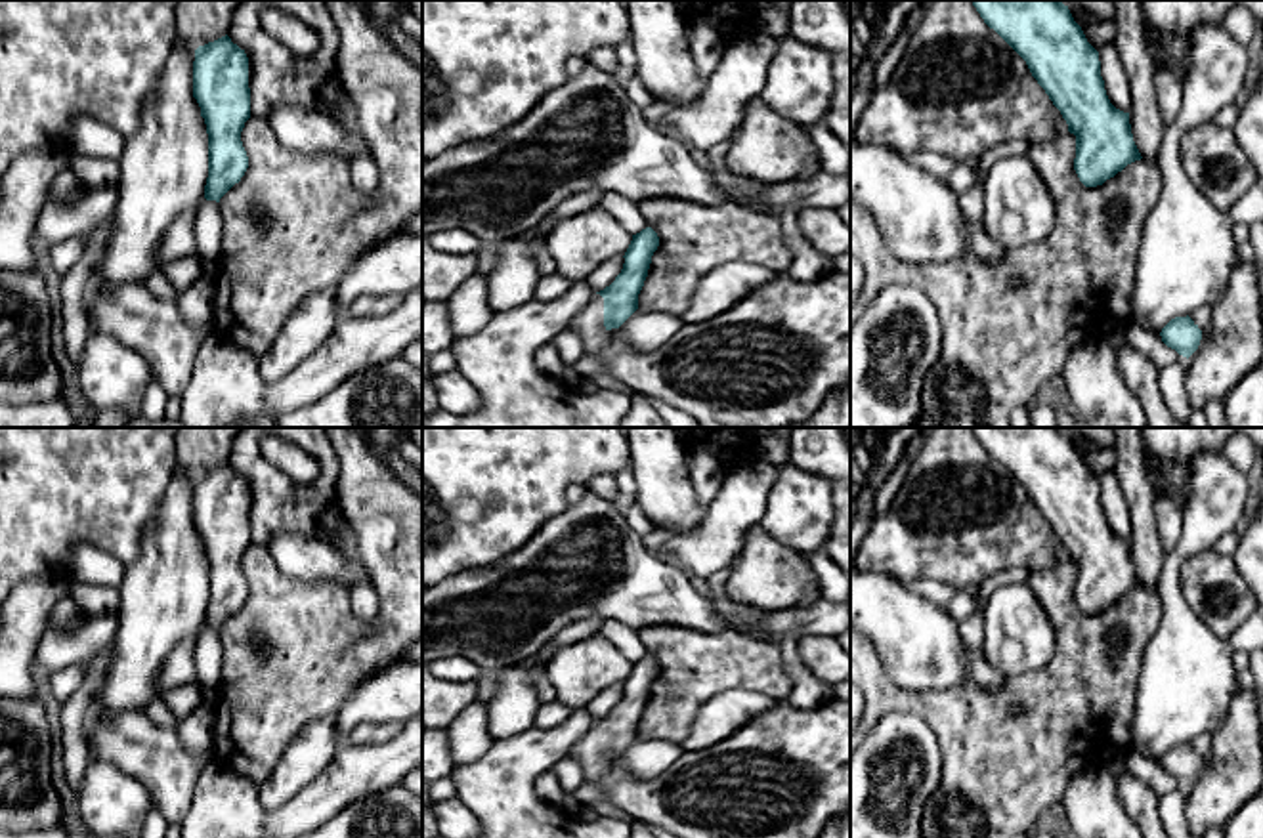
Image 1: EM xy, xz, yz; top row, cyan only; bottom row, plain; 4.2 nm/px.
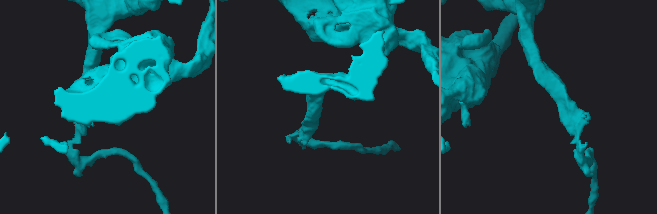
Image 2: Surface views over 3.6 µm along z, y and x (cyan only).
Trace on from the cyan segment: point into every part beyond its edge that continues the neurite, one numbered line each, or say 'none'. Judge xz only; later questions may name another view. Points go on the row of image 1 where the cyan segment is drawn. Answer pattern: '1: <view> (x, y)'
1: xz (769, 361)

